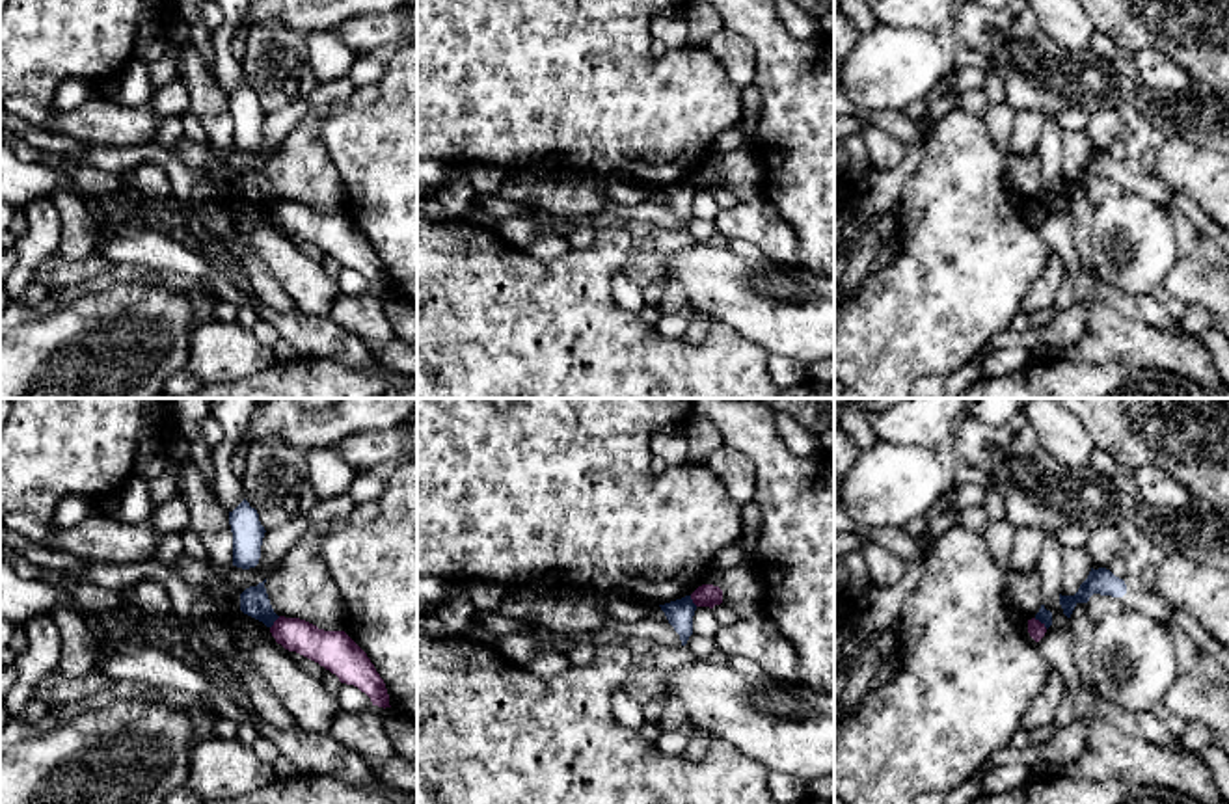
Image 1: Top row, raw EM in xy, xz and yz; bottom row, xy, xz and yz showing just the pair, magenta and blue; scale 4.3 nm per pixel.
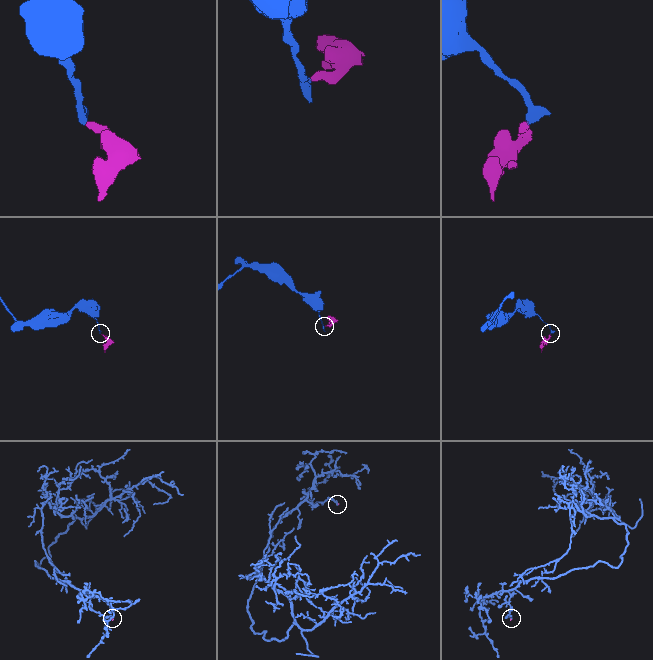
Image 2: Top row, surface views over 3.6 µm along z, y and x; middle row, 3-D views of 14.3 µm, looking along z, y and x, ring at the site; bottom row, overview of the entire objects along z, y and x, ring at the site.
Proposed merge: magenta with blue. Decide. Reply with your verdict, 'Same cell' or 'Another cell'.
Another cell

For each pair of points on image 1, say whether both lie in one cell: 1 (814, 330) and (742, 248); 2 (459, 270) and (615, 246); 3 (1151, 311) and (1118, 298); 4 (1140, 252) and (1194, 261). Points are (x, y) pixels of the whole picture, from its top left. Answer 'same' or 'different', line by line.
1: different
2: same
3: same
4: different

